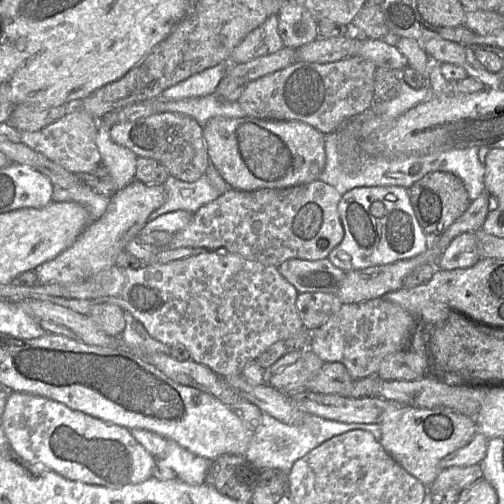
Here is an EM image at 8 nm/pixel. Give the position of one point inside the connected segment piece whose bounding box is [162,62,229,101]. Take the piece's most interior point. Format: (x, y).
(204, 83)

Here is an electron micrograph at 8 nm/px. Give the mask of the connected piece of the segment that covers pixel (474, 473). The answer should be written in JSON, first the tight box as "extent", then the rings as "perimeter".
{"extent":[427,464,483,492],"perimeter":[[[480,464],[450,467],[441,470],[433,483],[427,486],[428,492],[439,492],[446,489],[463,490],[482,478],[483,471]]]}

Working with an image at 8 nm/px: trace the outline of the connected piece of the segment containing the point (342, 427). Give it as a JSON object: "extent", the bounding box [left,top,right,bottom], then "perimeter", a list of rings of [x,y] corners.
{"extent":[243,414,381,473],"perimeter":[[[262,414],[260,423],[243,456],[259,470],[279,469],[290,473],[294,463],[325,441],[352,430],[363,430],[371,433],[376,441],[381,440],[379,424],[342,423],[326,420],[313,414],[306,414],[303,422],[297,426],[284,424],[268,414]]]}

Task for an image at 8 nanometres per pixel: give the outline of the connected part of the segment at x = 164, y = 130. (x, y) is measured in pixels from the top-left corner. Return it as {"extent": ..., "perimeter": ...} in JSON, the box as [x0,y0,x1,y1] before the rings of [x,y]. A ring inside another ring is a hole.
{"extent":[109,112,209,182],"perimeter":[[[163,112],[133,122],[115,124],[109,134],[114,143],[128,148],[137,157],[151,158],[161,163],[170,176],[184,182],[195,182],[205,174],[209,164],[202,127],[189,116]]]}

